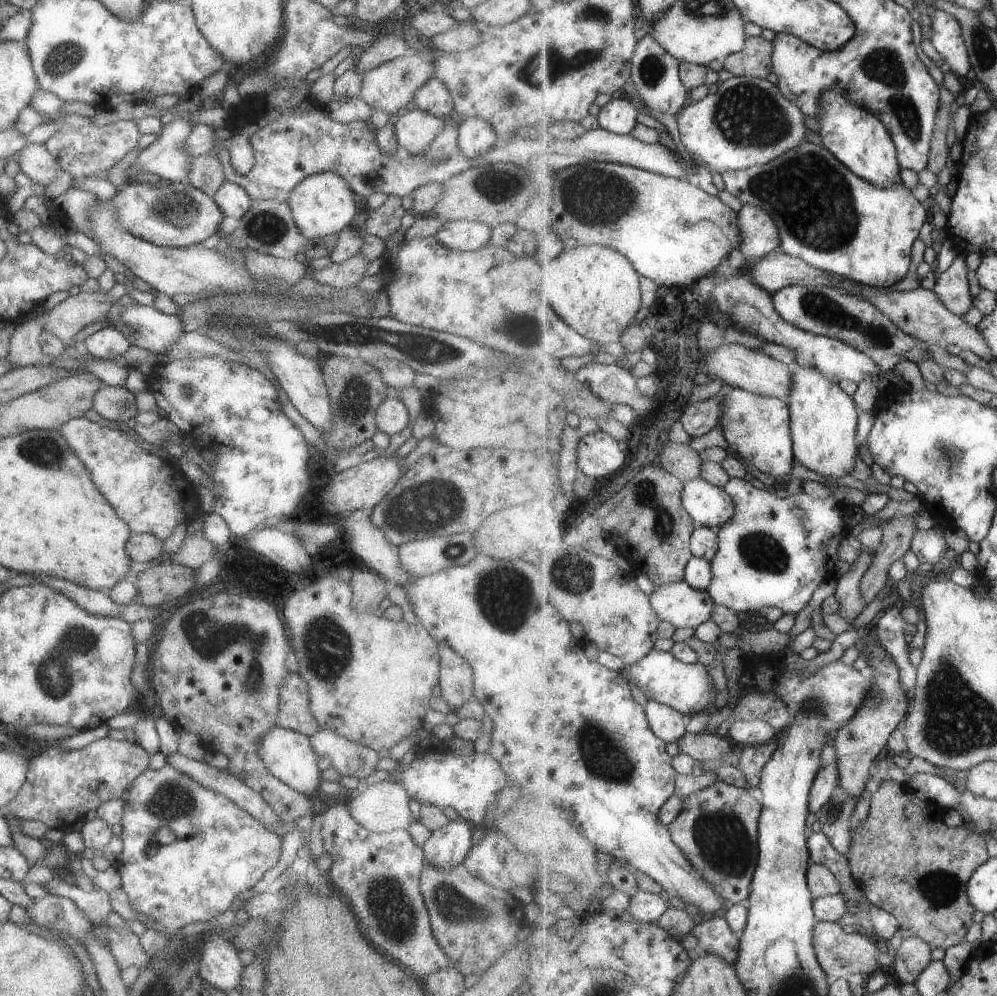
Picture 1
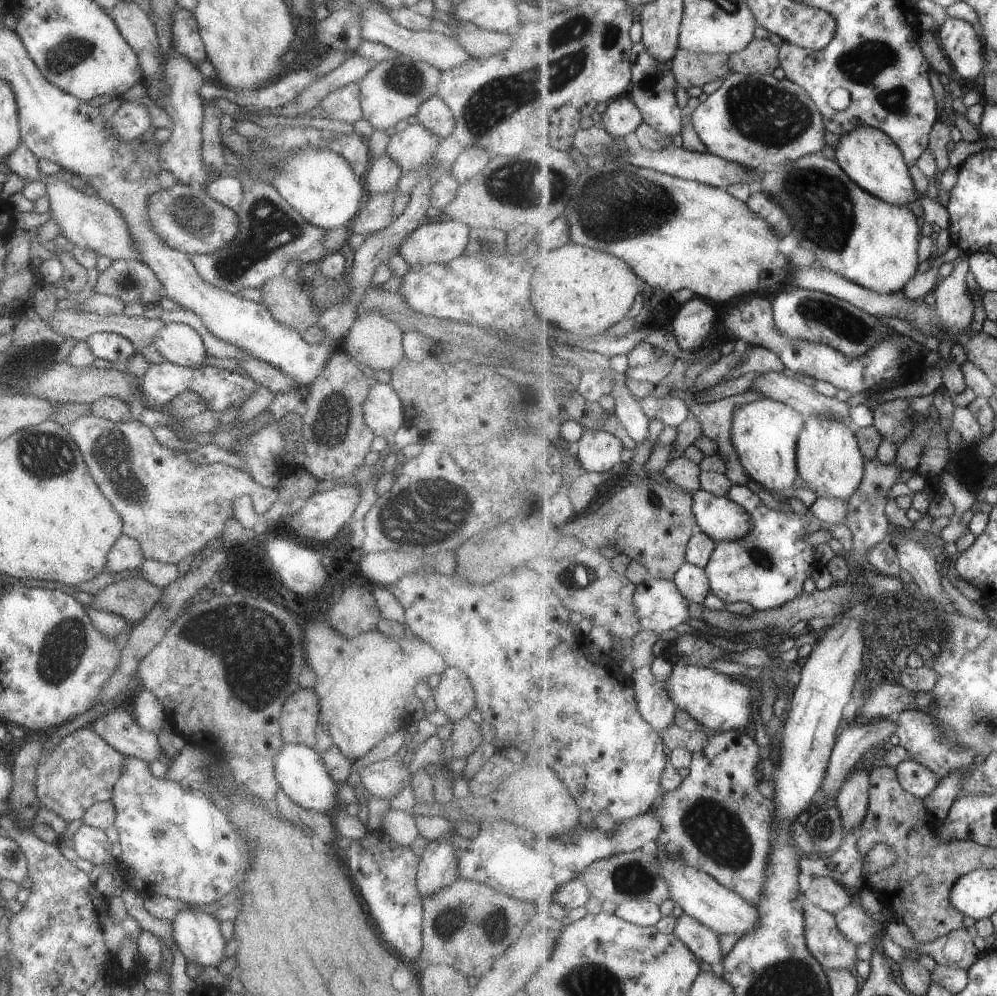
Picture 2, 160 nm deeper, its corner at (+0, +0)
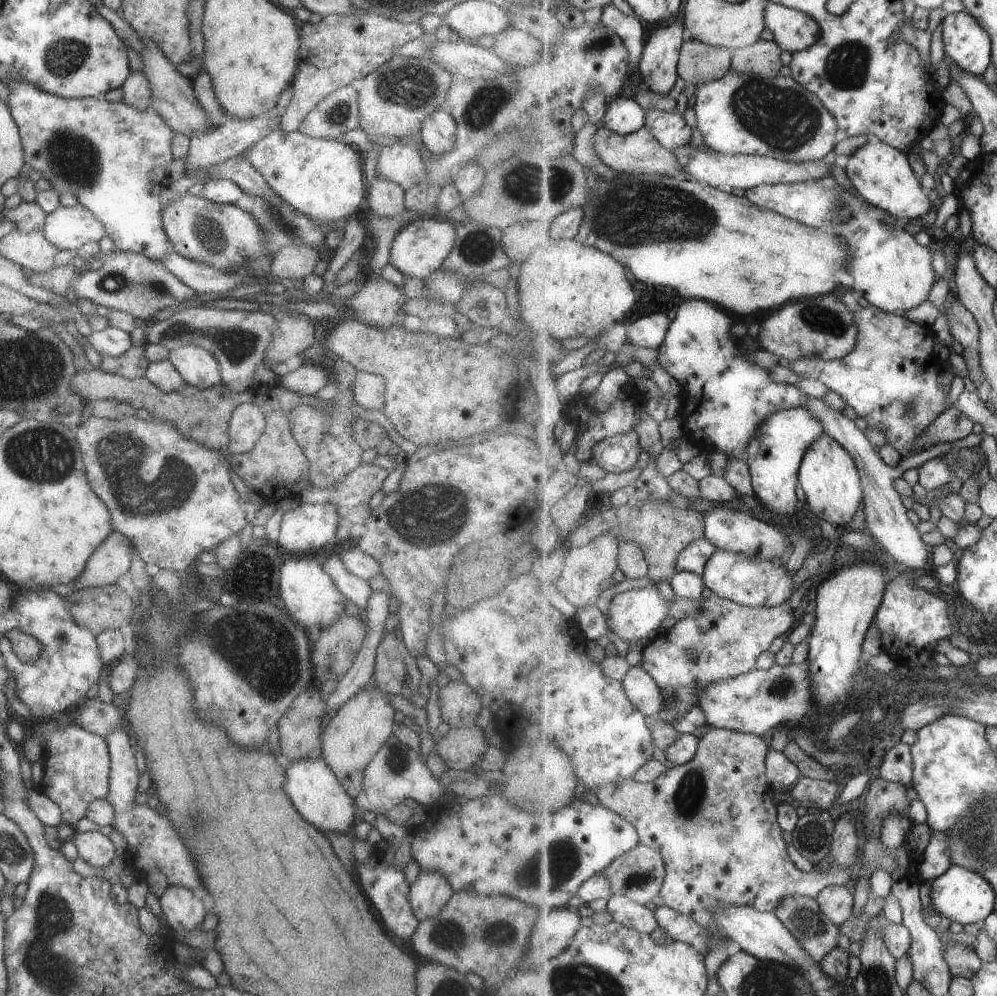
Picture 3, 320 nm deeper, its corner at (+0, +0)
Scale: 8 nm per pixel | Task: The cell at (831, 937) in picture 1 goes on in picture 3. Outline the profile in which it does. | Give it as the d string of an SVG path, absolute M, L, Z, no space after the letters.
M791 896L774 914L781 918L817 965L823 962L831 950L839 947L837 938L841 928L824 914L816 899Z

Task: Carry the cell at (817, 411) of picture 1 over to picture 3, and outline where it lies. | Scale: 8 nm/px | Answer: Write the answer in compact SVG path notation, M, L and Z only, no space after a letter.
M823 434L813 442L805 454L800 467L800 487L804 491L811 513L823 521L831 523L840 532L847 529L847 524L856 518L857 510L864 500L860 468L856 459L829 434Z

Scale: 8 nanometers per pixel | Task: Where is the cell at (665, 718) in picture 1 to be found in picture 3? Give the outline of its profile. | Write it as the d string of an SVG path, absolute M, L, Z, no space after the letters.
M641 664L631 668L622 682L629 700L647 719L656 717L659 711L665 710L665 698L661 688Z

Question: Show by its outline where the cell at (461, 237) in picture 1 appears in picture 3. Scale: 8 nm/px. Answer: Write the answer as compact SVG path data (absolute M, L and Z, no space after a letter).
M426 216L414 219L399 230L397 236L393 238L393 242L389 246L389 256L387 256L388 264L391 264L402 275L419 279L425 278L425 276L438 270L441 262L451 252L453 242L455 242L455 227L456 223L443 217Z

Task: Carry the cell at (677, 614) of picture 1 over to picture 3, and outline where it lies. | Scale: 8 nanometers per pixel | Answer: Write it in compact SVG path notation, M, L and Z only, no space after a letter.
M657 586L632 589L617 594L612 599L607 612L607 624L611 628L612 637L617 636L621 641L631 642L639 638L654 637L661 632L663 620L669 616L669 600L661 596Z

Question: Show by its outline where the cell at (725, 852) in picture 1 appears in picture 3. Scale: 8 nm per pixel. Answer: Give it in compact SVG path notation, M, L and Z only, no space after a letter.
M711 727L709 732L700 740L697 756L690 762L687 762L687 764L681 766L675 765L673 768L669 769L667 774L661 774L661 776L655 778L653 782L641 783L633 779L629 780L629 782L621 782L621 784L607 784L607 786L601 786L601 788L597 788L597 792L595 793L600 803L610 810L613 810L616 814L628 819L629 822L639 830L640 845L649 846L657 850L663 856L667 874L666 881L663 884L663 888L661 888L660 896L664 904L680 914L691 916L697 924L703 926L705 932L713 934L713 936L711 936L711 948L717 946L717 944L721 944L723 940L728 940L728 938L725 938L725 934L719 930L717 922L713 920L713 906L715 906L717 902L727 902L727 904L737 904L737 906L751 906L755 908L755 910L761 910L761 912L775 912L775 910L777 910L783 902L787 902L787 898L791 898L791 896L817 899L821 890L824 890L827 886L845 886L847 882L857 878L856 870L849 868L843 869L841 866L837 866L837 864L829 866L827 872L823 872L823 870L818 870L817 868L811 872L801 871L799 868L796 868L796 863L793 862L793 858L789 855L789 846L785 844L785 840L783 840L783 828L781 828L779 823L778 804L775 802L775 792L773 792L768 782L768 774L766 773L766 759L770 748L768 741L767 737L763 738L752 733L741 733Z

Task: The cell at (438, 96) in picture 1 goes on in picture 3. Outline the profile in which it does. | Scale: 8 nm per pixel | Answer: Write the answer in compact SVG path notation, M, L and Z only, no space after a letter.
M439 107L433 110L419 126L421 135L417 137L430 155L443 154L453 146L455 122L447 112Z

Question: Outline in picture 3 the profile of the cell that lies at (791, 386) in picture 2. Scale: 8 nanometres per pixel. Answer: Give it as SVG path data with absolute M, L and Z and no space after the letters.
M807 396L807 404L805 404L803 408L809 410L809 412L813 412L813 416L821 420L825 433L829 434L831 438L835 438L841 446L845 446L849 454L856 459L857 467L860 468L862 486L864 487L867 531L875 536L875 539L884 547L884 550L891 555L897 564L903 566L906 571L911 571L918 575L929 572L931 566L933 566L931 562L933 552L933 548L931 548L932 545L923 542L925 541L923 534L919 533L919 530L915 528L915 524L909 520L907 508L905 508L905 504L903 504L899 492L895 489L895 480L901 478L903 472L906 470L916 469L926 460L935 457L940 458L947 454L947 452L951 452L951 450L972 448L973 446L979 445L981 434L969 434L969 436L963 438L963 440L956 440L951 443L938 443L912 456L901 457L898 465L892 468L883 462L883 458L879 456L879 452L877 452L876 447L871 443L871 440L869 440L869 436L857 426L856 420L847 418L847 416L842 414L842 410L831 408L827 402L823 401L823 398L813 398L811 396Z

